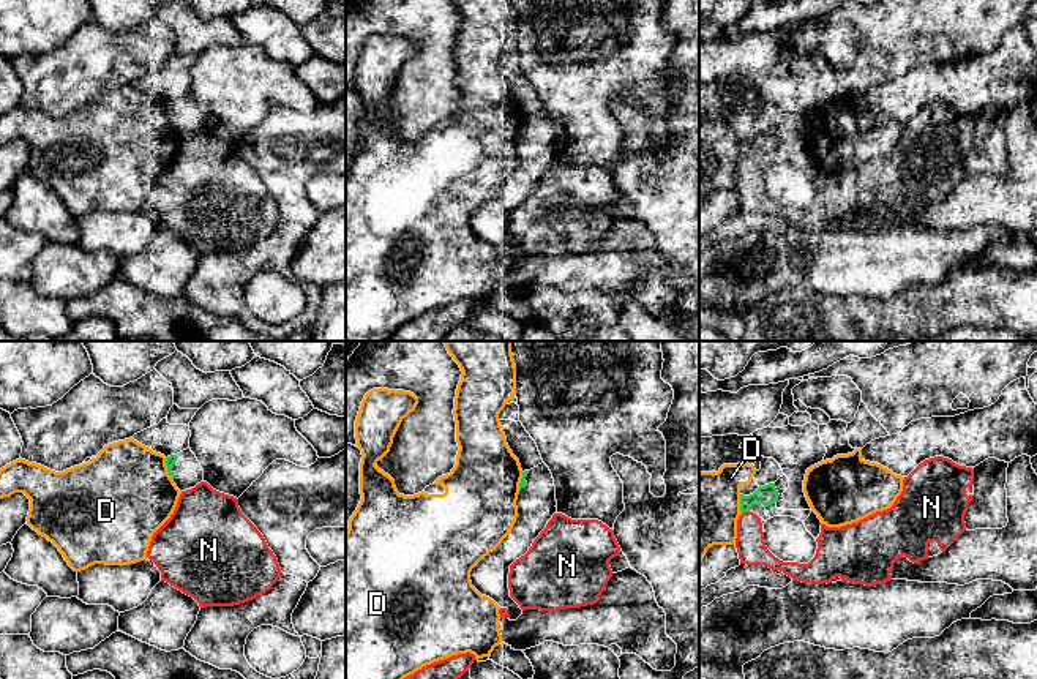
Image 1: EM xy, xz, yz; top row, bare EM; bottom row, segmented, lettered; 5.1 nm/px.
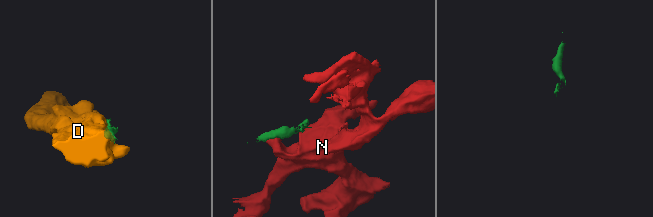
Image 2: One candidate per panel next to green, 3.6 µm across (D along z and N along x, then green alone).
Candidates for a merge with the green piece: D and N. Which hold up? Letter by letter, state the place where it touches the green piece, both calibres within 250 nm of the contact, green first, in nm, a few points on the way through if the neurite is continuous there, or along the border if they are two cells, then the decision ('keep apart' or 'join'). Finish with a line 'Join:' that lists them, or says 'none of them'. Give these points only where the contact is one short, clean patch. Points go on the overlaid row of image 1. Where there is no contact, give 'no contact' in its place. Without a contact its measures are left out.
D: meets green in xy at (168, 469); 50 nm thick on the green side, 480 nm on the other; keep apart
N: meets green in yz at (745, 510); 110 nm thick on the green side, 150 nm on the other; keep apart
Join: none of them

